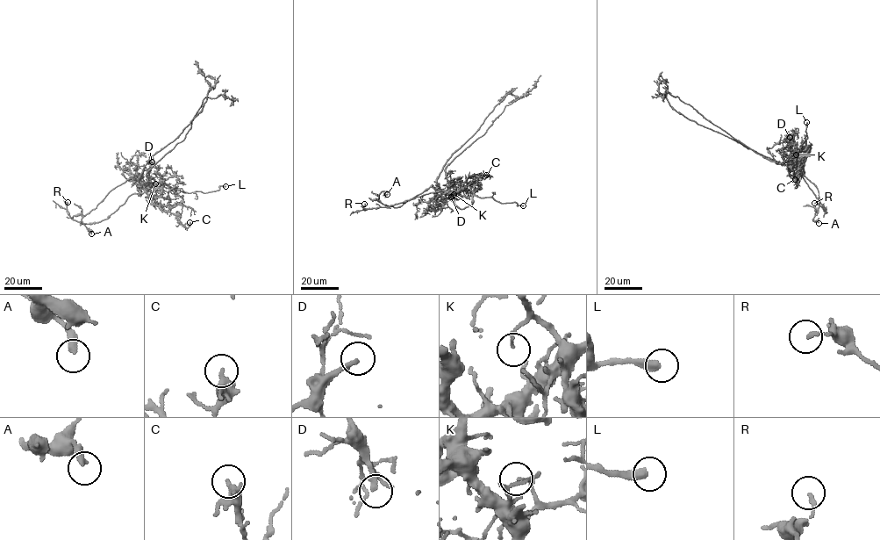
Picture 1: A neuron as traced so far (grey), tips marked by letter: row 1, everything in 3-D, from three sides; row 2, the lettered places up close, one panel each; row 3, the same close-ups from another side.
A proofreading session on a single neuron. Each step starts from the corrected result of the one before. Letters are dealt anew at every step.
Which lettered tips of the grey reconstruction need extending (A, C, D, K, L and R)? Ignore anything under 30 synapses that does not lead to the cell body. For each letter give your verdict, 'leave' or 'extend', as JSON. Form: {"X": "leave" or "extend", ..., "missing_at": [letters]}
{"A": "leave", "C": "leave", "D": "extend", "K": "leave", "L": "extend", "R": "leave", "missing_at": ["D", "L"]}

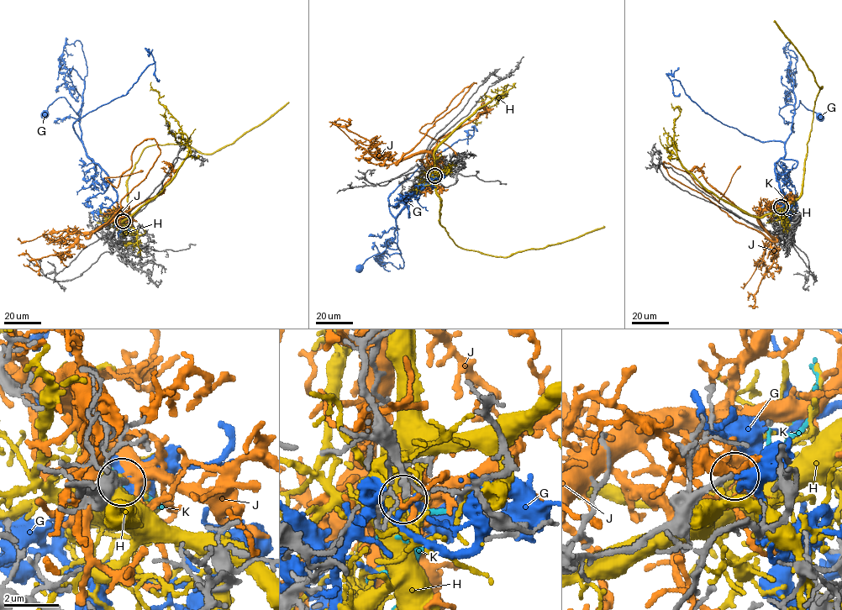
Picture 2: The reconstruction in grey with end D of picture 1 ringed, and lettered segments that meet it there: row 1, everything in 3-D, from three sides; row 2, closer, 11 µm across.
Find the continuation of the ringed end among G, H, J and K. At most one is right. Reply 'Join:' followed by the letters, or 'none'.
Join: K

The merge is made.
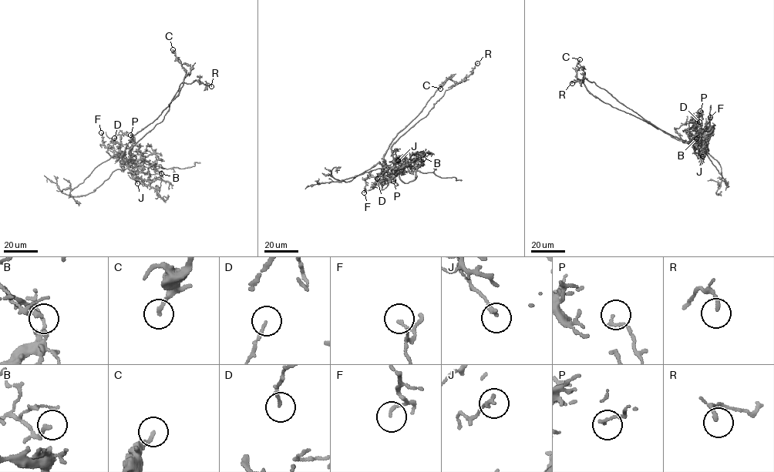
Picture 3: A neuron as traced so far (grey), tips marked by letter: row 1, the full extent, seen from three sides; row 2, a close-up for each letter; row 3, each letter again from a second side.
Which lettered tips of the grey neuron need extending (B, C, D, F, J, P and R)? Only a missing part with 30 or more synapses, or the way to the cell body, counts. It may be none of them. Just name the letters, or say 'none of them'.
none of them

